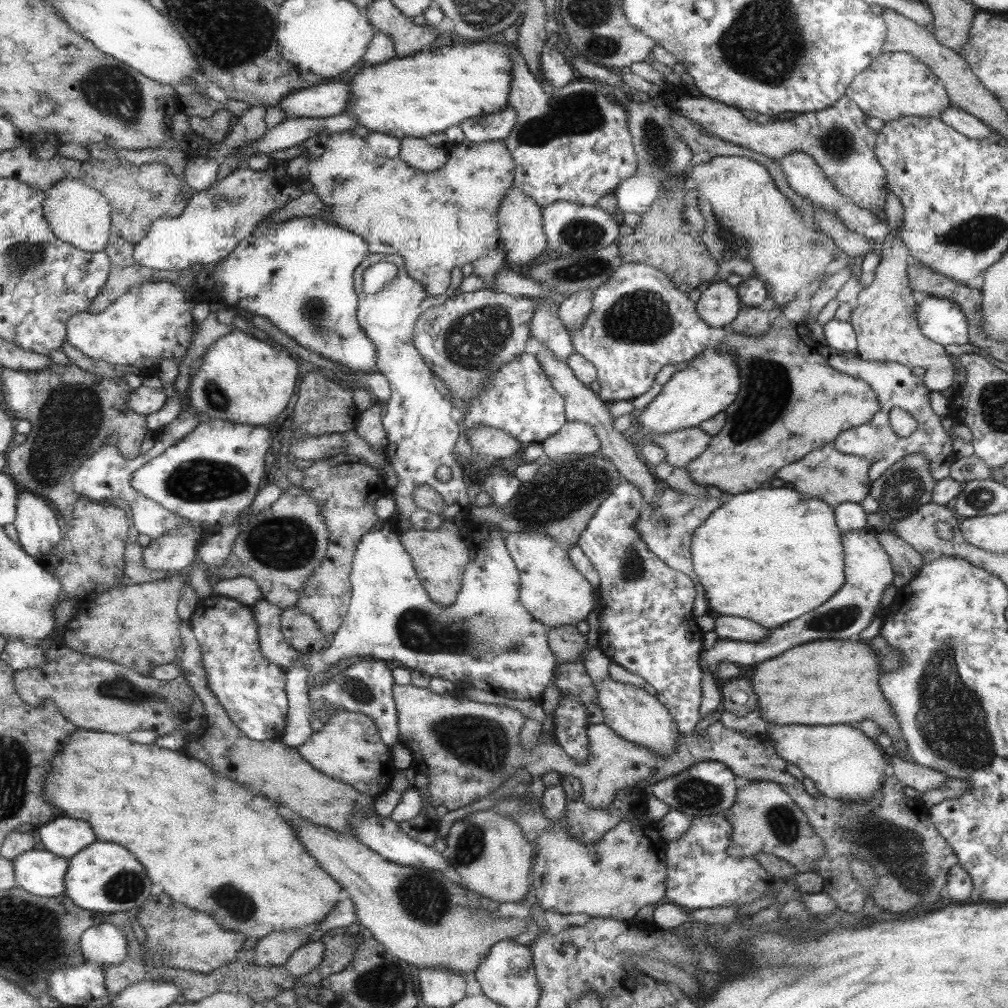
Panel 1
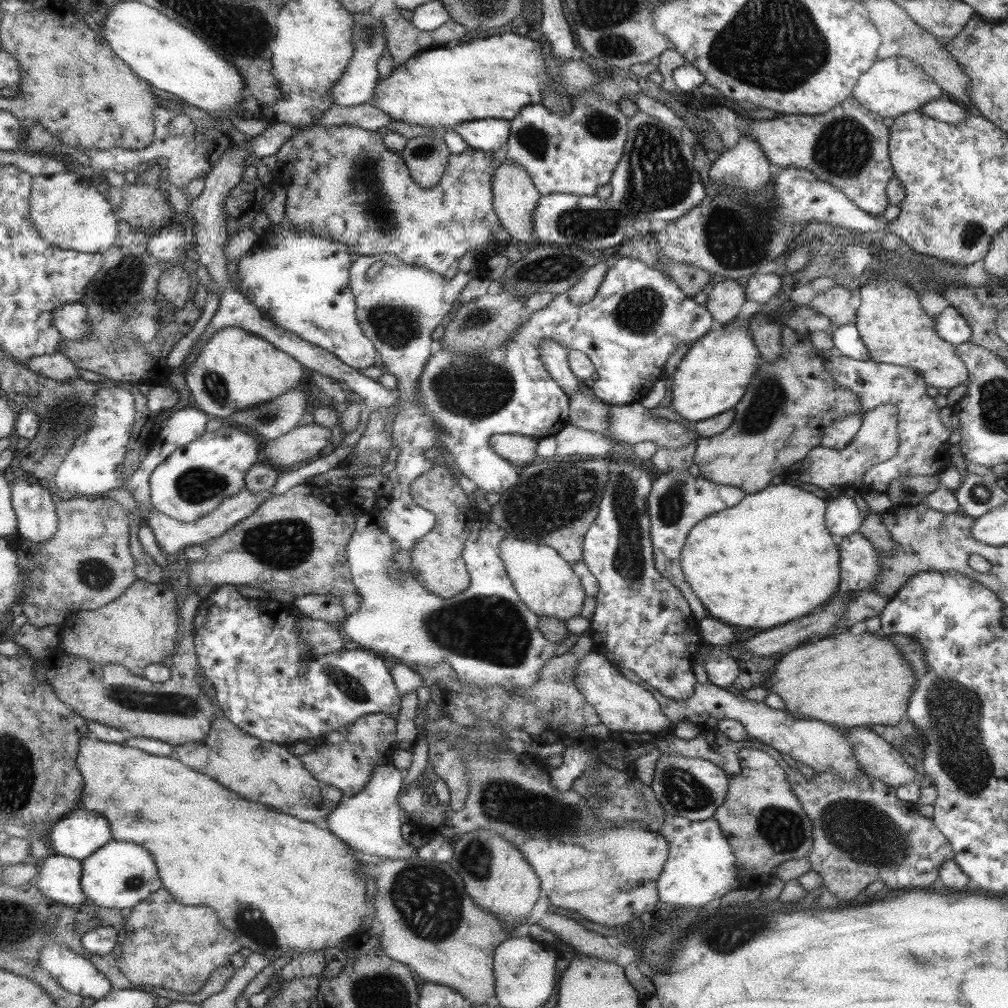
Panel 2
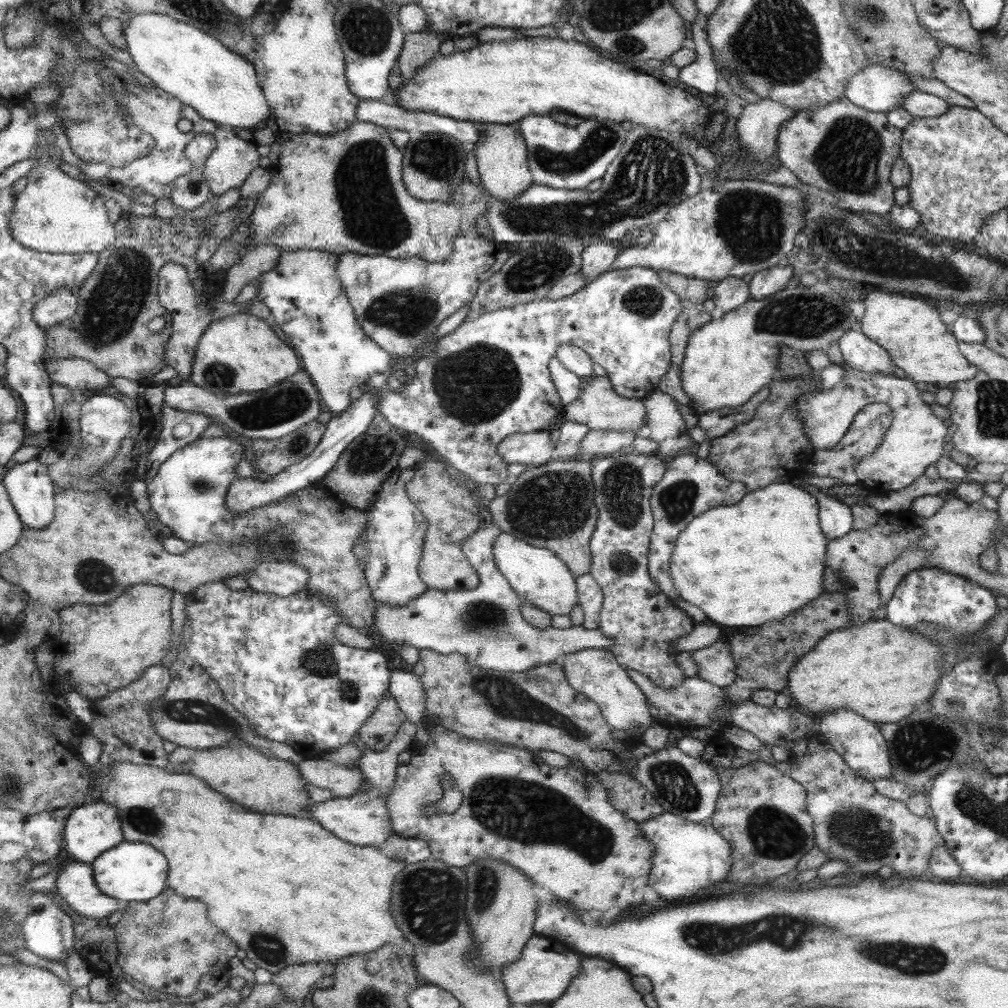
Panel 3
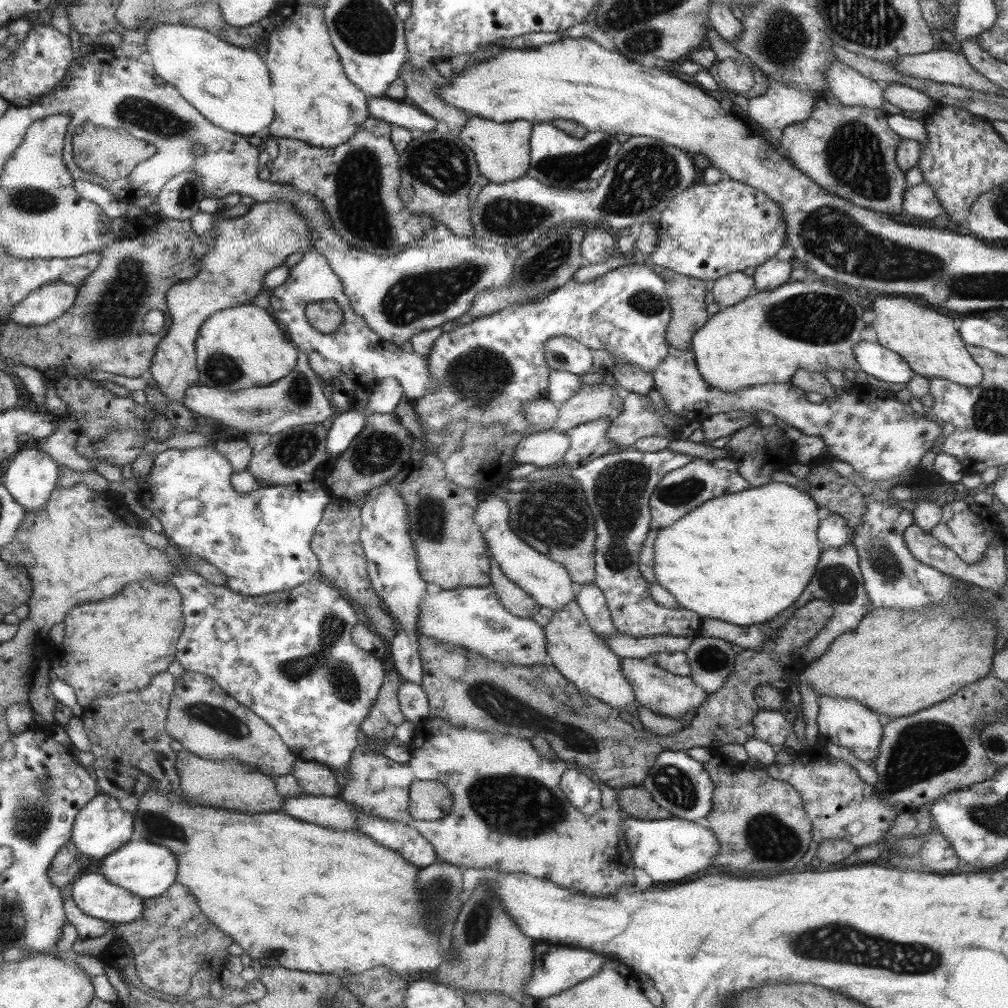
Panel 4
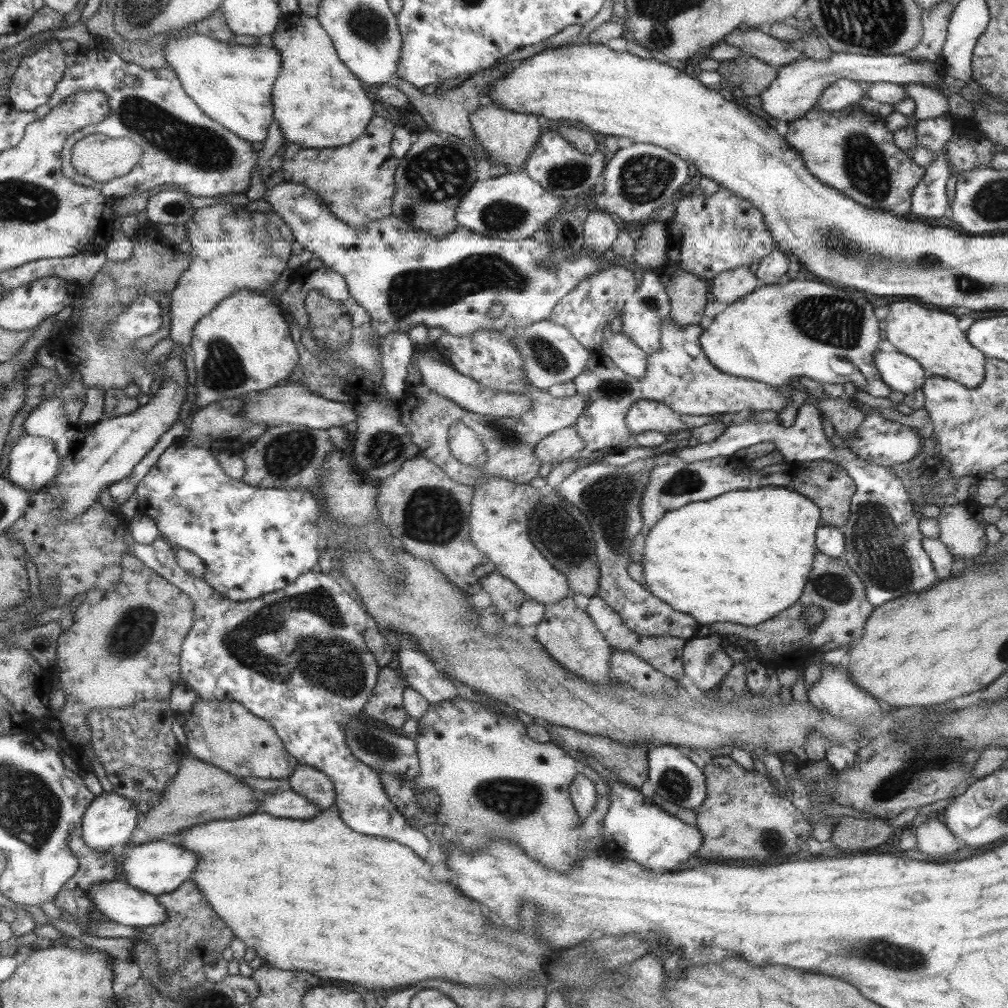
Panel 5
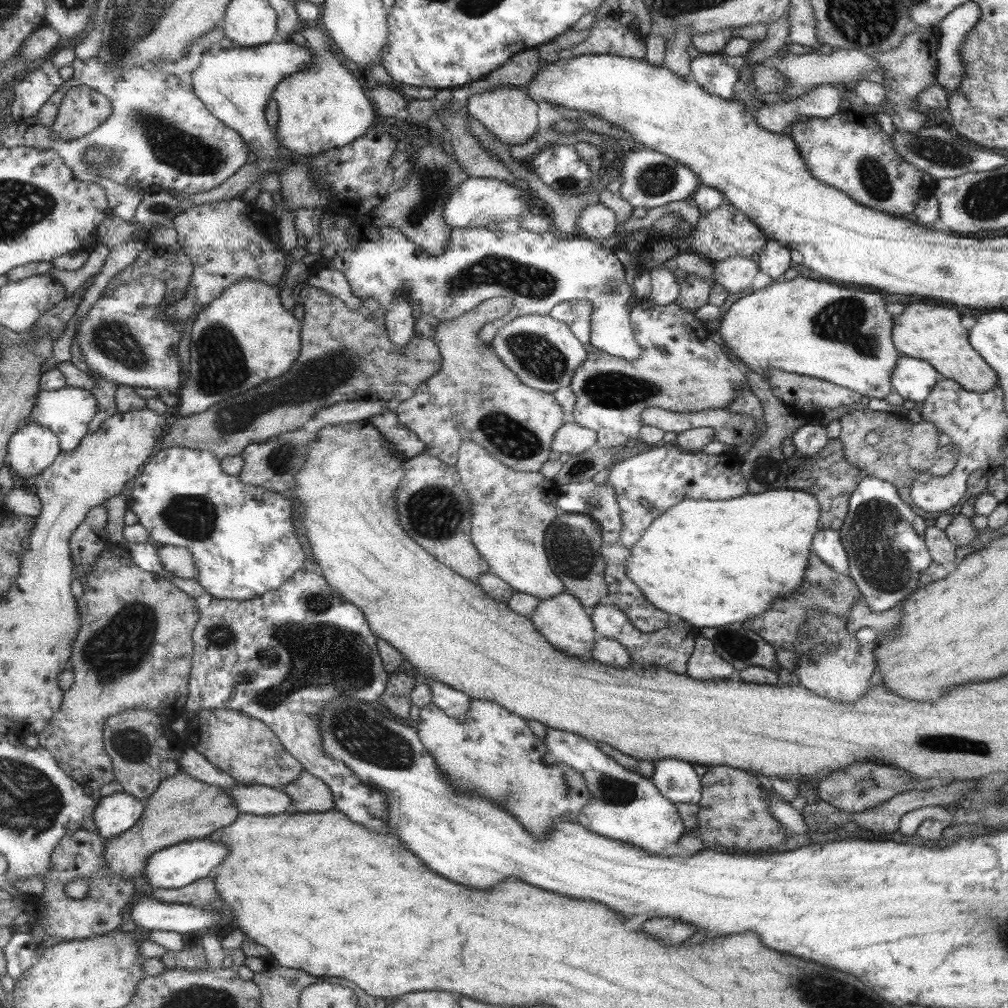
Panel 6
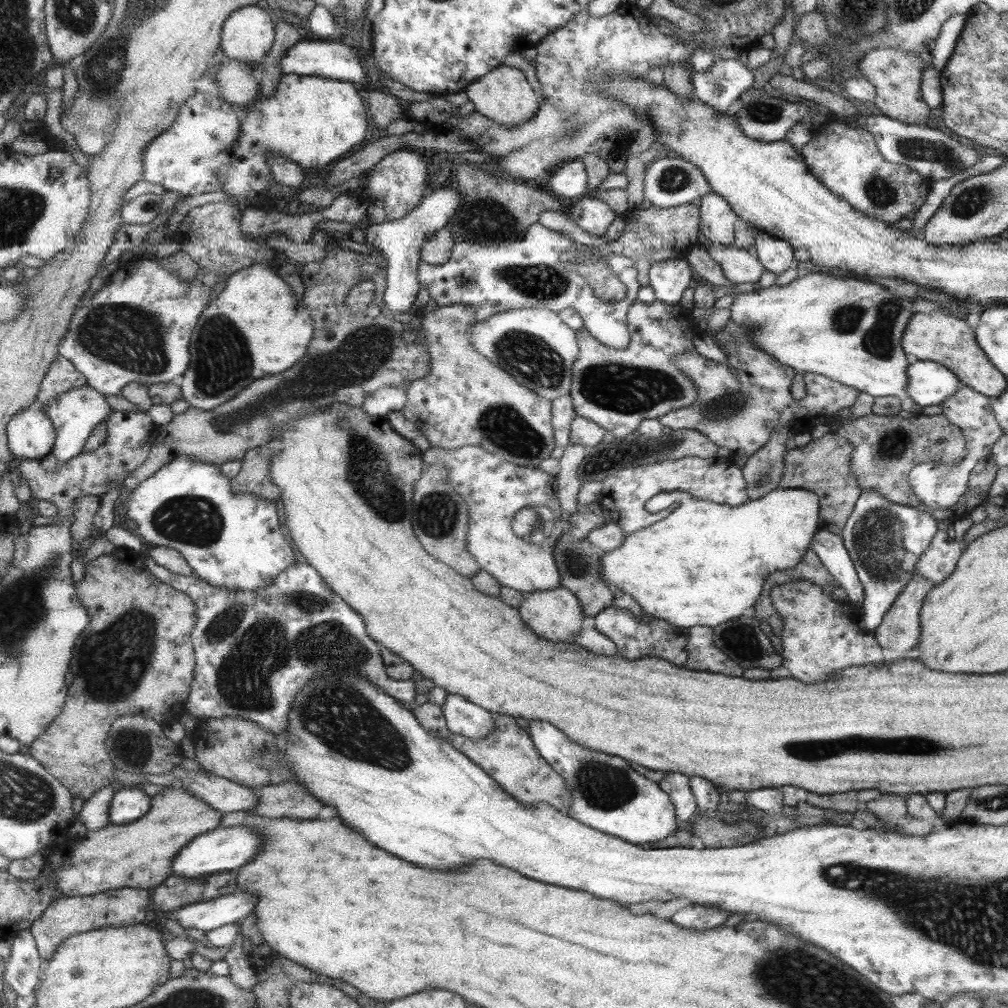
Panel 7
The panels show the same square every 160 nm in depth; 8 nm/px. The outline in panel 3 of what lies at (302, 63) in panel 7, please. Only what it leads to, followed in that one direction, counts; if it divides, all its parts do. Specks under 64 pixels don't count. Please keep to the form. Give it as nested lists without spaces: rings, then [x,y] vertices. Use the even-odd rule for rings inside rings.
[[[143,13],[125,22],[124,38],[127,52],[143,80],[150,81],[203,118],[251,131],[257,122],[268,117],[268,106],[252,63],[229,52],[205,32],[177,22],[169,15]]]

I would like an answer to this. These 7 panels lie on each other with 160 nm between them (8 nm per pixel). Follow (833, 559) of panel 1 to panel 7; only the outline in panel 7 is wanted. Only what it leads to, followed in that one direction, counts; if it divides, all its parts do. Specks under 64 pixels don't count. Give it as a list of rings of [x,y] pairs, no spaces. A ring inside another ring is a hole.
[[[778,488],[755,500],[749,497],[739,506],[696,499],[683,493],[671,514],[625,536],[620,548],[603,553],[602,577],[611,589],[630,594],[647,616],[662,619],[669,626],[713,628],[748,614],[763,592],[763,578],[794,568],[802,560],[819,530],[819,518],[819,499],[802,489]]]

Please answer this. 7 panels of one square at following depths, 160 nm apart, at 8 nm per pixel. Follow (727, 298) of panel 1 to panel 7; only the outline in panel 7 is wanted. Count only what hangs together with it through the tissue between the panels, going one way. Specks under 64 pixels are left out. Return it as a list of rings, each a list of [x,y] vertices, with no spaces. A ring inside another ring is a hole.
[[[711,243],[706,252],[720,266],[724,277],[732,284],[743,284],[743,282],[757,282],[763,272],[763,266],[756,255],[751,255],[746,249],[737,249],[731,246]]]

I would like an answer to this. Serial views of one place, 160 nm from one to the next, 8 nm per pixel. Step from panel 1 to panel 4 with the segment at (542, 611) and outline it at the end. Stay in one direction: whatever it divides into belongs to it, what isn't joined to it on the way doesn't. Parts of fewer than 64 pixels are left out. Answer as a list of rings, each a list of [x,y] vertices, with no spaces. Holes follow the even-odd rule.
[[[485,493],[480,499],[481,510],[473,512],[473,521],[478,529],[482,530],[488,549],[505,578],[522,588],[540,607],[555,611],[573,601],[572,579],[565,567],[513,534],[511,527],[508,526],[509,508],[502,498],[492,493]]]

